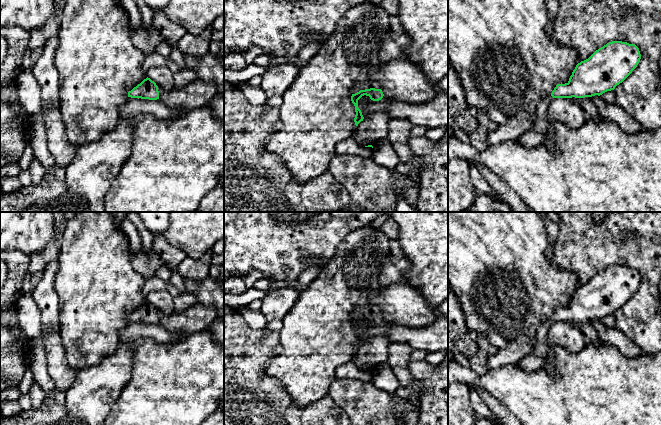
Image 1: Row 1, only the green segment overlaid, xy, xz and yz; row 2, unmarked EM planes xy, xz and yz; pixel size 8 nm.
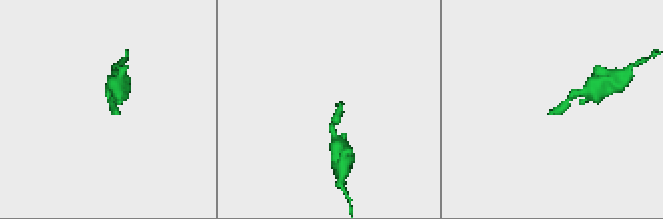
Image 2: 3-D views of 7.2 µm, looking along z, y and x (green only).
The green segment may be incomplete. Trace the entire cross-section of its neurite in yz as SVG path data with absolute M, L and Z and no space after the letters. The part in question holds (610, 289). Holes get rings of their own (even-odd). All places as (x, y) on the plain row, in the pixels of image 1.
M612 265L596 274L575 291L569 305L557 308L552 317L537 328L533 351L519 361L519 368L533 372L546 364L551 351L548 331L554 322L584 322L614 314L636 292L641 278L635 268Z

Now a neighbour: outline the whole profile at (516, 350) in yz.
M520 336L487 359L488 369L498 369L508 365L518 364L520 360L530 354L534 349L534 342L527 336Z

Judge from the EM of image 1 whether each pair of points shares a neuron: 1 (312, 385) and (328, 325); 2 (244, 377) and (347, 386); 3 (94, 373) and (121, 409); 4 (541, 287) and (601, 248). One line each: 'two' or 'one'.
1: one
2: two
3: two
4: two

